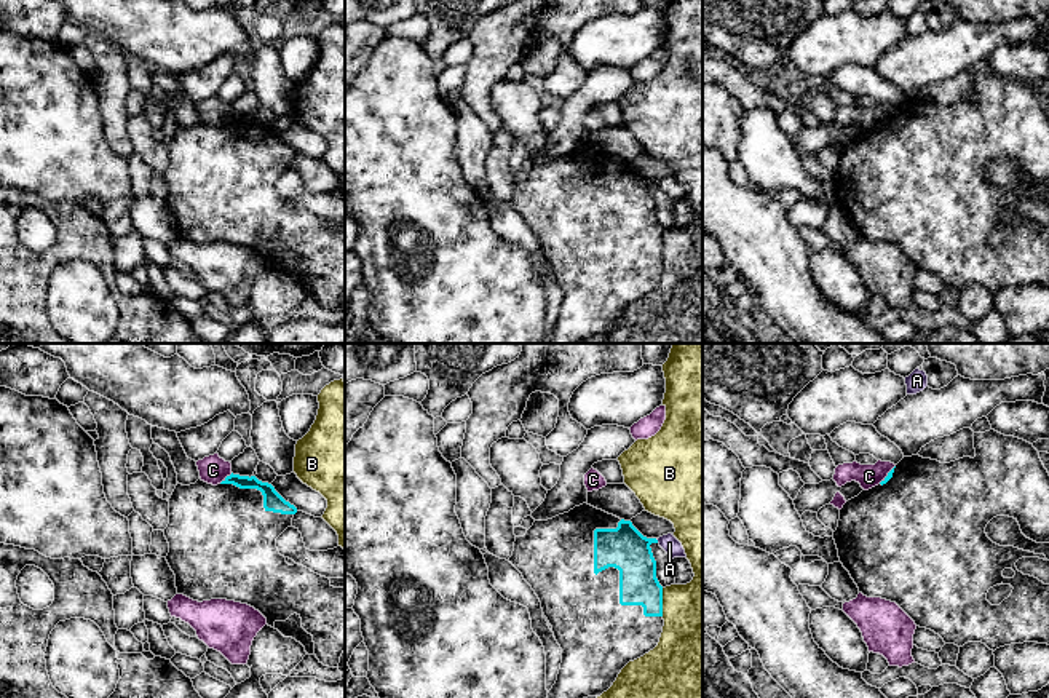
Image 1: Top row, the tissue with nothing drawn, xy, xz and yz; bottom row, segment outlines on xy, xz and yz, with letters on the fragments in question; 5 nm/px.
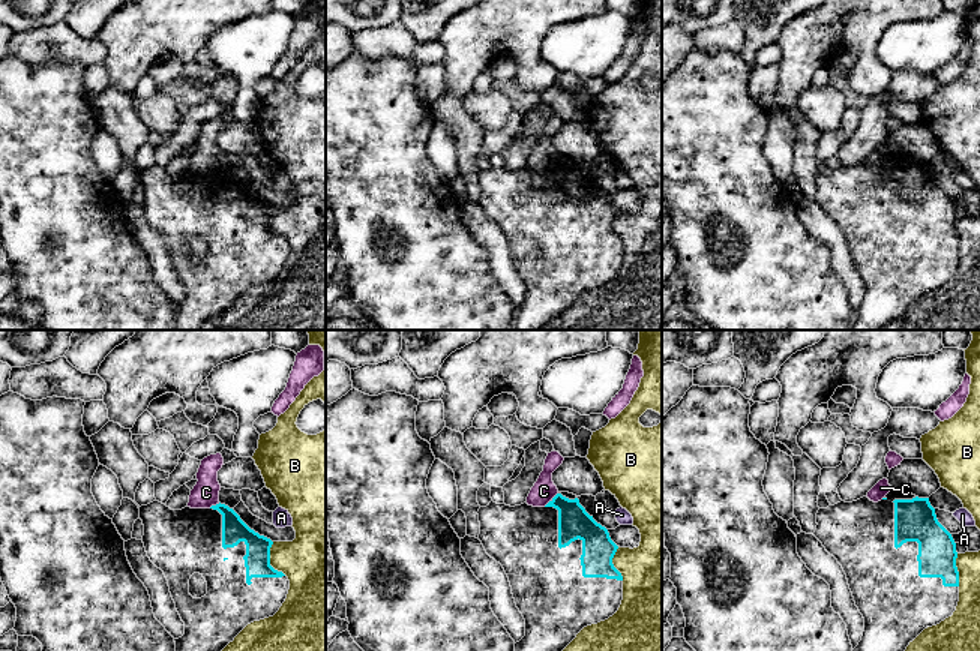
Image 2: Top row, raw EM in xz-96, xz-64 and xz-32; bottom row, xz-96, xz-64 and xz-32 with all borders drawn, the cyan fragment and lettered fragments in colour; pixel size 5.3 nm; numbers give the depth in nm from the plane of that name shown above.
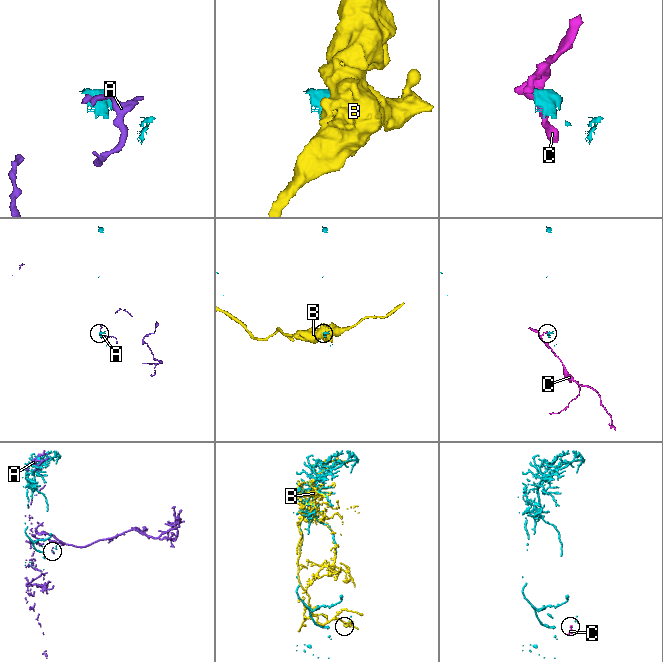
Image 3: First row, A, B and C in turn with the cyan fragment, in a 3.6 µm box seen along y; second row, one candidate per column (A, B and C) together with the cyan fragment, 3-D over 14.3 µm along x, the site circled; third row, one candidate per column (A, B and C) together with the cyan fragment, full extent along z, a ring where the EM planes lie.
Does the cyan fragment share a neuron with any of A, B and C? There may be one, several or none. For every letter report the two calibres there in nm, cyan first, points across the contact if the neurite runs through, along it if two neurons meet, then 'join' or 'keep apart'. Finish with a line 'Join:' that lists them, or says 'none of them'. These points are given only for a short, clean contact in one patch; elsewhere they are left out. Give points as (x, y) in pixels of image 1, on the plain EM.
A: 220/90 nm | keep apart
B: 190/380 nm | along xz (661, 230), (663, 257) | keep apart
C: 80/140 nm | along xy (232, 115), (219, 125) | keep apart
Join: none of them

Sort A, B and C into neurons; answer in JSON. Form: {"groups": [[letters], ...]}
{"groups": [["A"], ["B"], ["C"]]}

